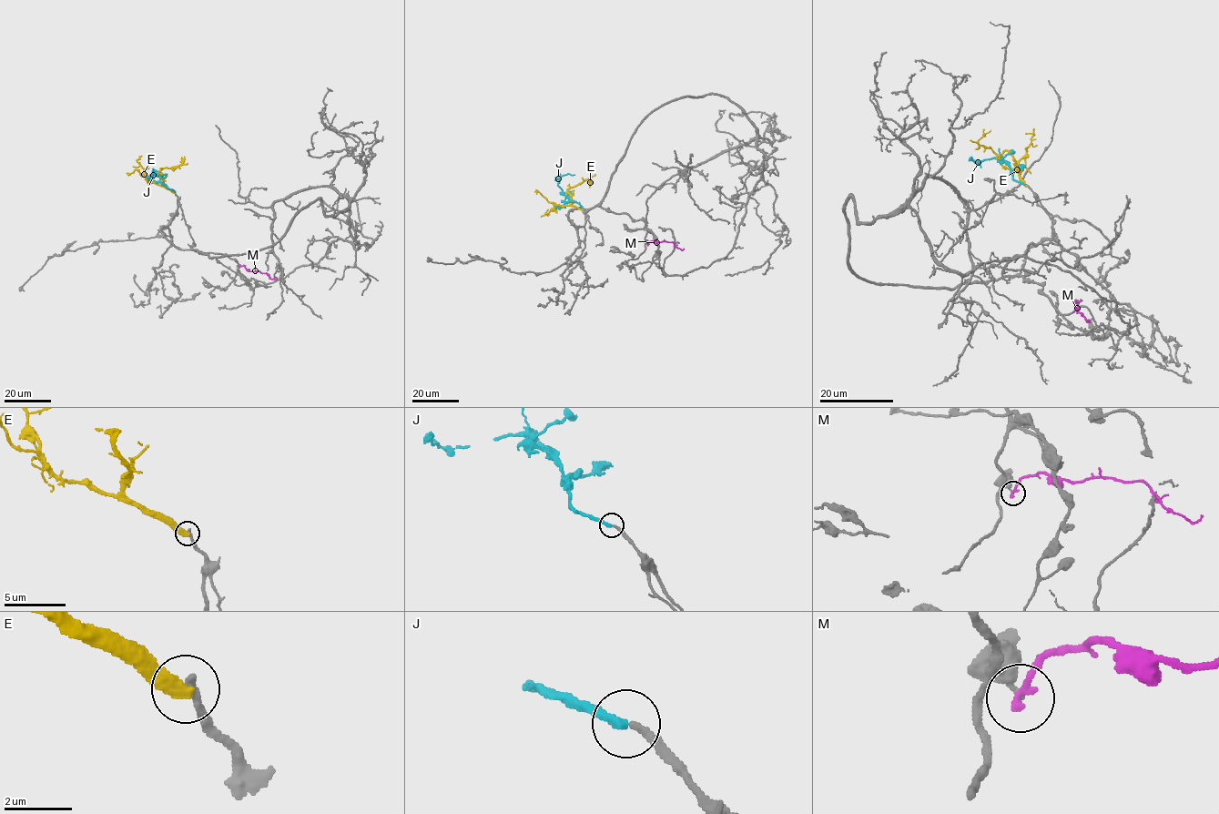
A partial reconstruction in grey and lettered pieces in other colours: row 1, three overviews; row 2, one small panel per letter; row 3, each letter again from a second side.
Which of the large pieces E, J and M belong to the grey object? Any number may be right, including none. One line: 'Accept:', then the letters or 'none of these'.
Accept: J

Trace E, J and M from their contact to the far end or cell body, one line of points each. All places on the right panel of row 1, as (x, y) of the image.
E: (1026, 186), (1014, 168), (1006, 167), (990, 147), (978, 142), (990, 130)
J: (1025, 185), (1012, 178), (1011, 169), (1000, 157), (977, 160), (970, 158), (971, 157)
M: (1081, 300), (1075, 301), (1075, 310), (1087, 322), (1090, 320), (1087, 320)

